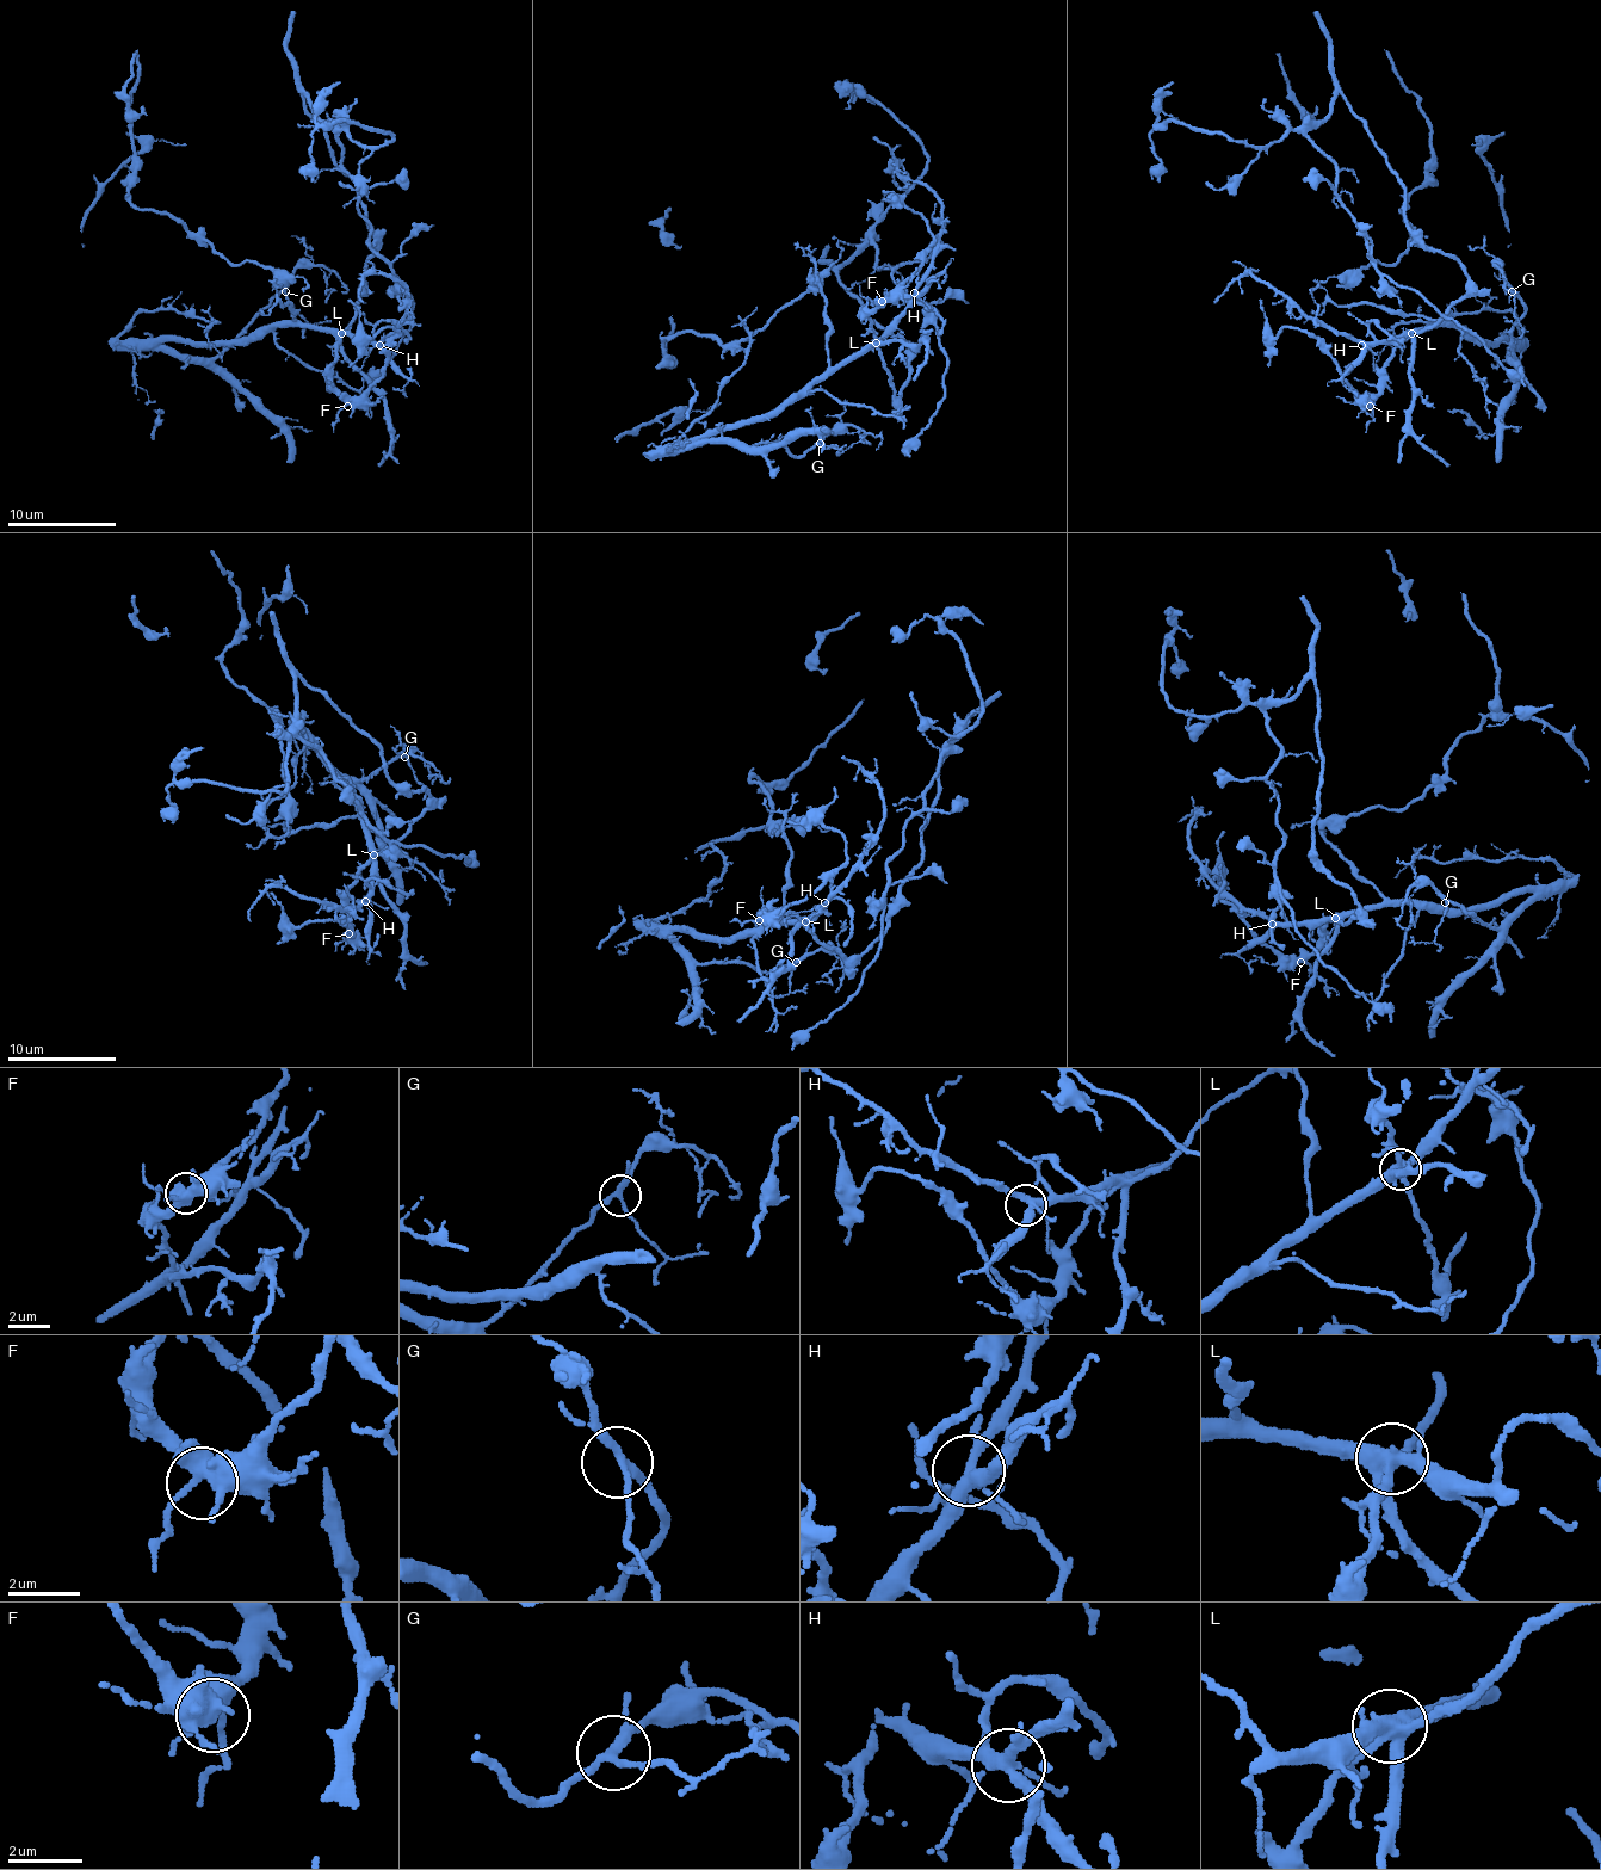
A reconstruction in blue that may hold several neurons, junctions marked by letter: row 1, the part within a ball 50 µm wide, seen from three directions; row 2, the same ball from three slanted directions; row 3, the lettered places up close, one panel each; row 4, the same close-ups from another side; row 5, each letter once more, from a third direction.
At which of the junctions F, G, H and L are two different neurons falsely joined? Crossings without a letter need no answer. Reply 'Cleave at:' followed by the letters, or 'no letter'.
Cleave at: L

